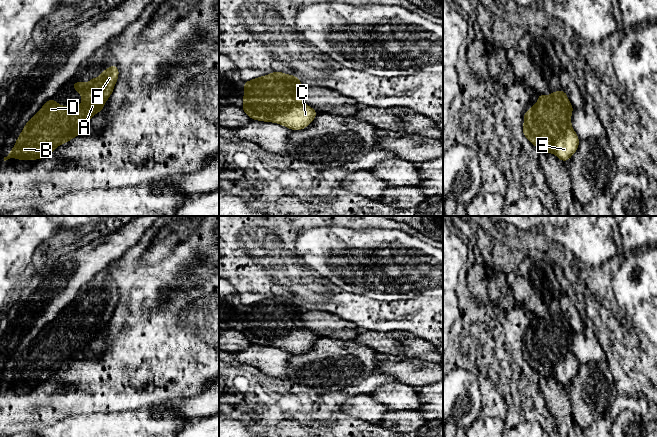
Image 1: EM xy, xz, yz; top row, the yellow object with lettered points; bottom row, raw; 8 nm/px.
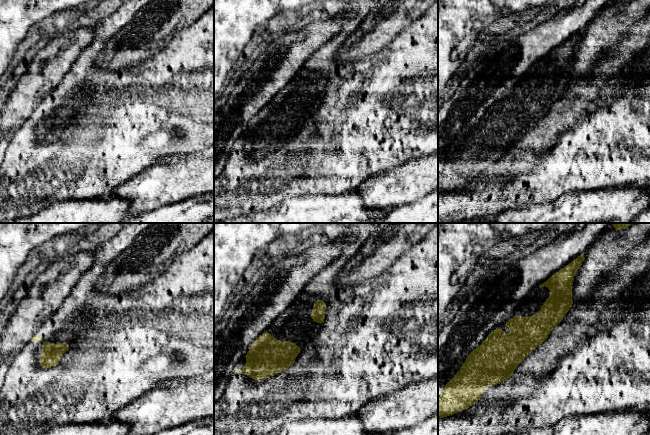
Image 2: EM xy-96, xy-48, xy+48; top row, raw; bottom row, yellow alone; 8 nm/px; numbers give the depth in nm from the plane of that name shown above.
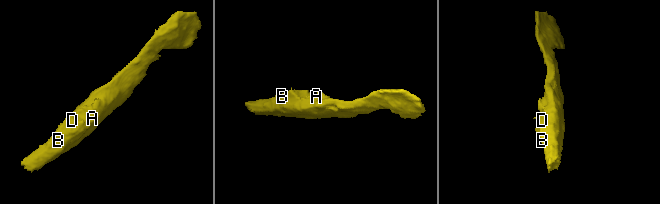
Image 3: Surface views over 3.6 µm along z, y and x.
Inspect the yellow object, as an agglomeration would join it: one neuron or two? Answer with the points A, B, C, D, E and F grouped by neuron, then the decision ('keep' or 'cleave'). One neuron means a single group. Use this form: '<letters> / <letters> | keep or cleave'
A B C D E F | keep

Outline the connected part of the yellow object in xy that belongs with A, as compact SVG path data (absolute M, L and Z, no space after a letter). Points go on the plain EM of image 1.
M111 289L88 307L72 307L72 311L83 321L79 331L62 330L53 322L49 323L25 348L15 365L15 371L4 381L4 385L10 382L25 386L42 383L56 375L58 369L79 361L79 356L87 350L88 345L103 334L118 300L118 291Z

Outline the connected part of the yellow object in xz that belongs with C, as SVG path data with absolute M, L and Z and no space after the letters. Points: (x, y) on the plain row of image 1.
M283 296L243 306L242 334L251 342L278 347L294 355L305 353L318 337L304 327L298 300Z

